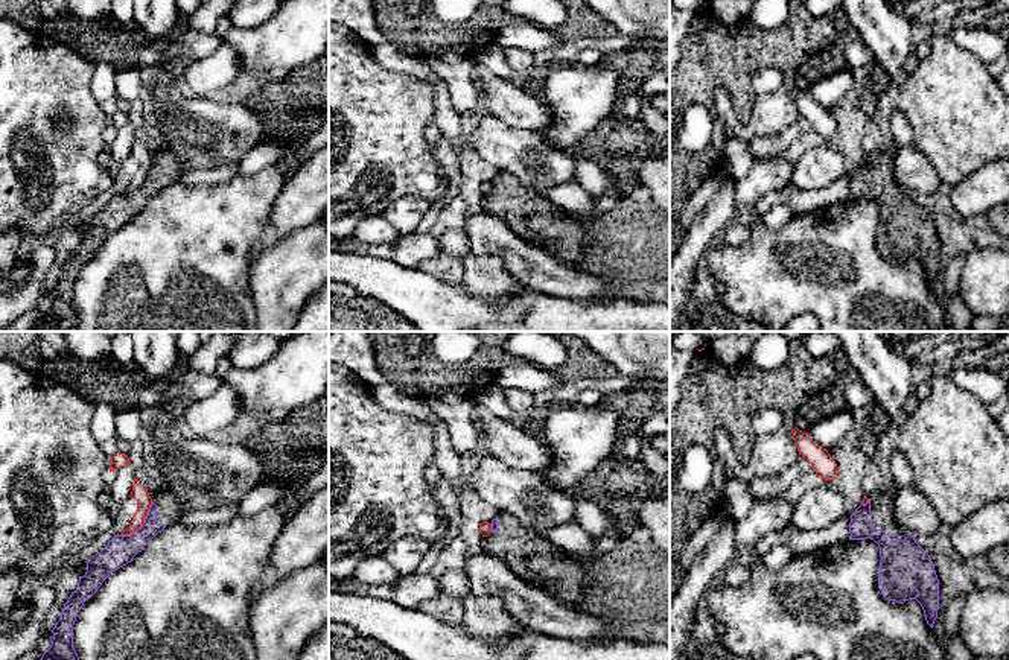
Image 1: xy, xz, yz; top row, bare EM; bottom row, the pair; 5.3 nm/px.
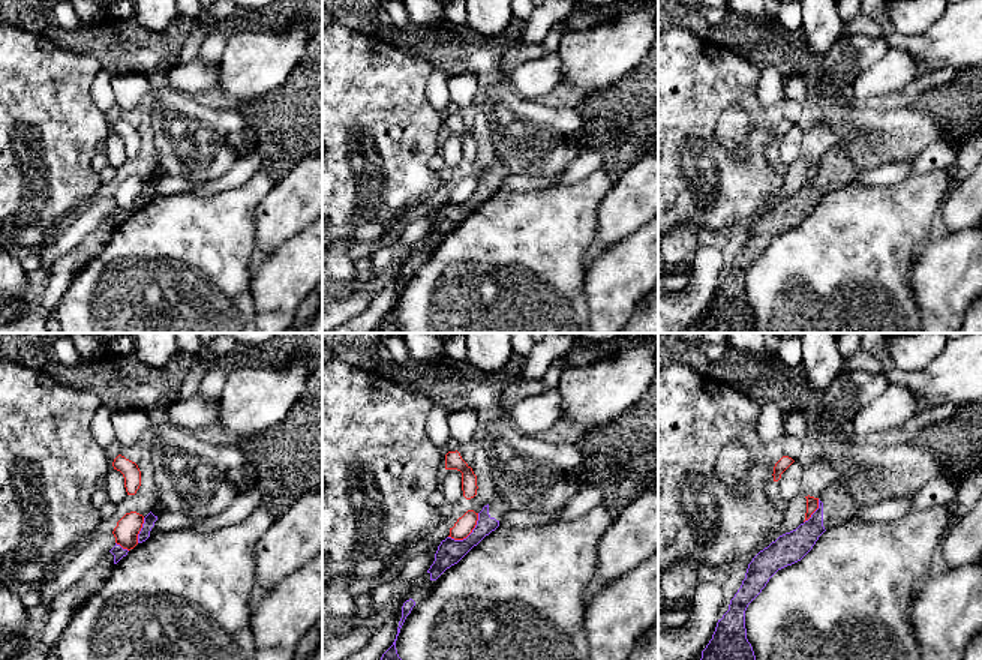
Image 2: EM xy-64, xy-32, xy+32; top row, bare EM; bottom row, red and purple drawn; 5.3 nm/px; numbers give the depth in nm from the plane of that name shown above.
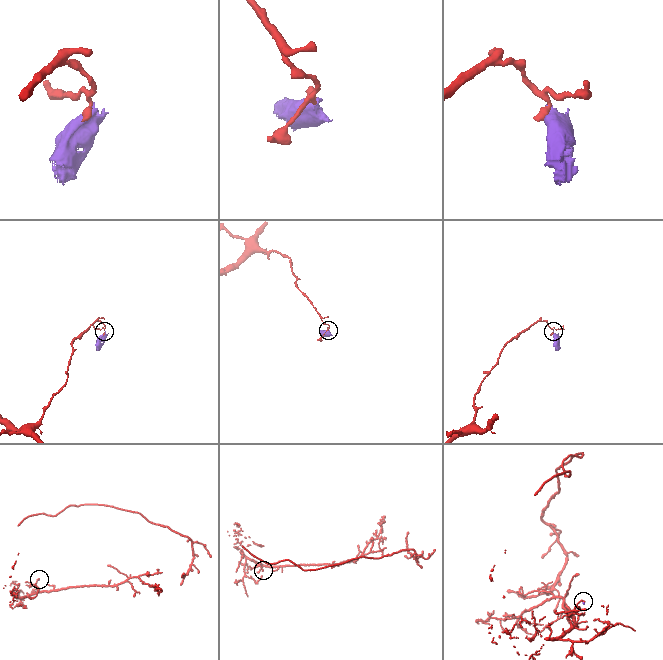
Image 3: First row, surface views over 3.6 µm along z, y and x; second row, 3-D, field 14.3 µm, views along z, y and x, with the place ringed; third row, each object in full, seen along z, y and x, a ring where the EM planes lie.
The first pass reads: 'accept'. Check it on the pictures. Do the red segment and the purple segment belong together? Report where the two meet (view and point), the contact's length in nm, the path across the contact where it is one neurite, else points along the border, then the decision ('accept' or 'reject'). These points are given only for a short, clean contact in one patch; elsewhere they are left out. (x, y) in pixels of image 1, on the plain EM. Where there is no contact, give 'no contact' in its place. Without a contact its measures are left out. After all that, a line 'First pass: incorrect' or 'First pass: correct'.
xy (142, 183) | 260 nm | along xy (152, 161), (145, 180), (134, 190), (120, 195) | reject
First pass: incorrect

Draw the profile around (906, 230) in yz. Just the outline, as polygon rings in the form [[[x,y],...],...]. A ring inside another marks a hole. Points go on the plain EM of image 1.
[[[883,148],[851,175],[849,199],[874,199],[880,207],[878,248],[889,260],[916,259],[933,287],[939,269],[939,239],[930,214],[895,178],[895,149]]]

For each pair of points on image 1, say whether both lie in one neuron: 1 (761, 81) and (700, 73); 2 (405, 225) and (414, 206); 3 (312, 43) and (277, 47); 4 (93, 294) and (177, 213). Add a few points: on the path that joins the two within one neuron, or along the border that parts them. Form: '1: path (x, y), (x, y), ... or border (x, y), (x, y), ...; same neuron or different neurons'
1: border (754, 72), (752, 88), (757, 95); different neurons
2: path (405, 221), (405, 215), (410, 210); same neuron
3: path (303, 43), (286, 43); same neuron
4: path (108, 271), (117, 260), (136, 256), (155, 236); same neuron

